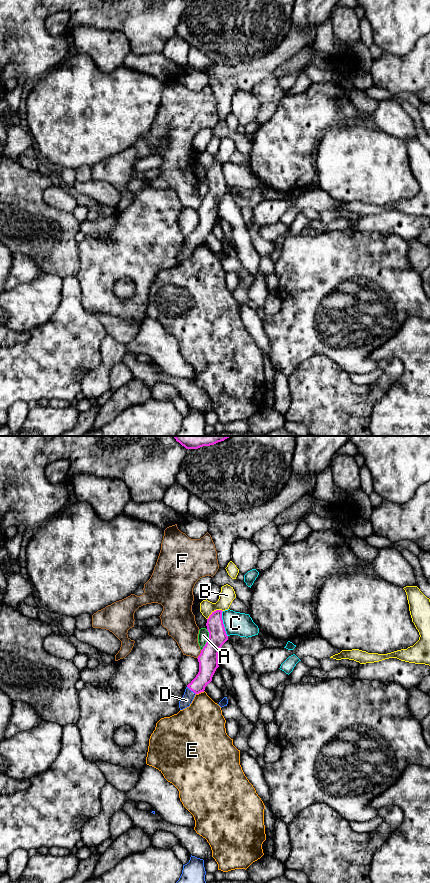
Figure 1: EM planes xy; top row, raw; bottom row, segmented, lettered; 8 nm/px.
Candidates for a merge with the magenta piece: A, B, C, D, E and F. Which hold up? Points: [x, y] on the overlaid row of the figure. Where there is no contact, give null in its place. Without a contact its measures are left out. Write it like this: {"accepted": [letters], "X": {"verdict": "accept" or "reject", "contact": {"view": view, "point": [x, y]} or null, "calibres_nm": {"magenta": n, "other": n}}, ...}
{"accepted": ["D"], "A": {"verdict": "reject", "contact": {"view": "xy", "point": [208, 640]}, "calibres_nm": {"magenta": 160, "other": 90}}, "B": {"verdict": "reject", "contact": {"view": "xy", "point": [214, 611]}, "calibres_nm": {"magenta": 140, "other": 120}}, "C": {"verdict": "reject", "contact": {"view": "xy", "point": [223, 624]}, "calibres_nm": {"magenta": 140, "other": 190}}, "D": {"verdict": "accept", "contact": {"view": "xy", "point": [191, 690]}, "calibres_nm": {"magenta": 150, "other": 90}}, "E": {"verdict": "reject", "contact": {"view": "xy", "point": [200, 692]}, "calibres_nm": {"magenta": 160, "other": 360}}, "F": {"verdict": "reject", "contact": {"view": "xy", "point": [200, 654]}, "calibres_nm": {"magenta": 160, "other": 220}}}

